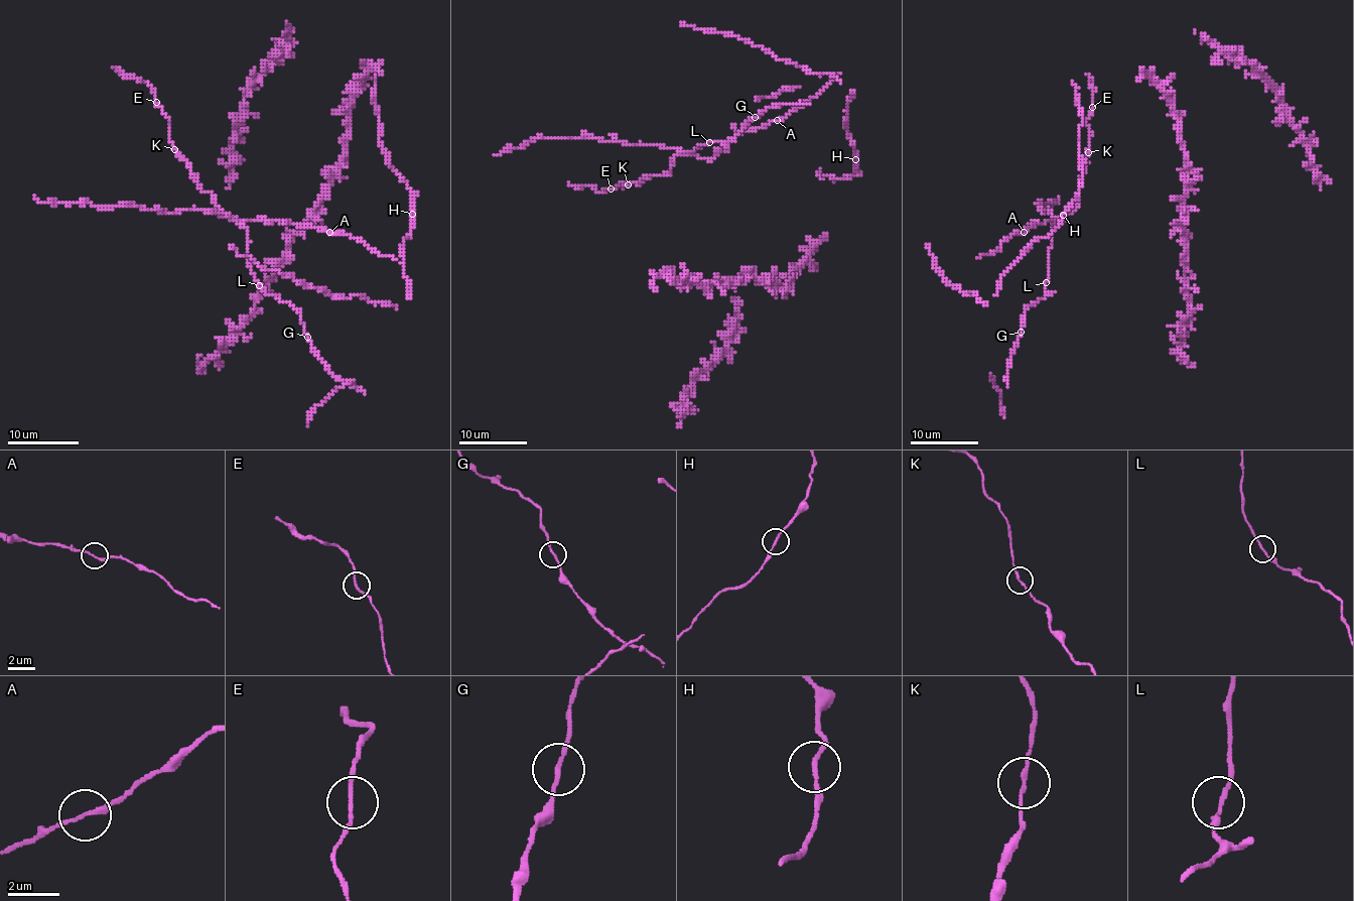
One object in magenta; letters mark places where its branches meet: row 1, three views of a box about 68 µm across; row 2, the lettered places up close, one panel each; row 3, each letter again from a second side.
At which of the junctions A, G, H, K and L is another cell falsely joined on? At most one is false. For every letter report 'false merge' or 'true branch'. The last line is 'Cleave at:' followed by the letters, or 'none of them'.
A: true branch
G: true branch
H: true branch
K: true branch
L: true branch
Cleave at: none of them

